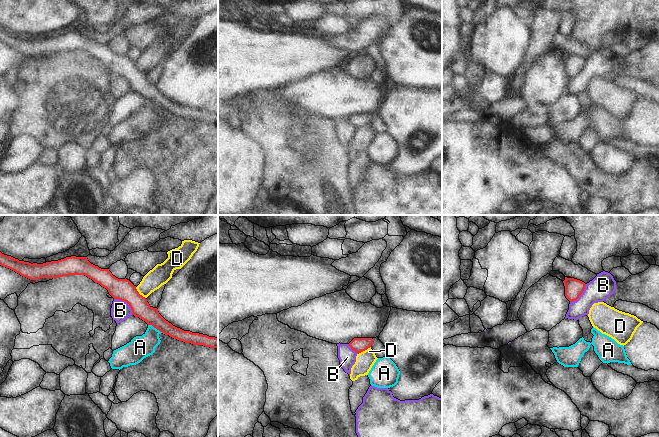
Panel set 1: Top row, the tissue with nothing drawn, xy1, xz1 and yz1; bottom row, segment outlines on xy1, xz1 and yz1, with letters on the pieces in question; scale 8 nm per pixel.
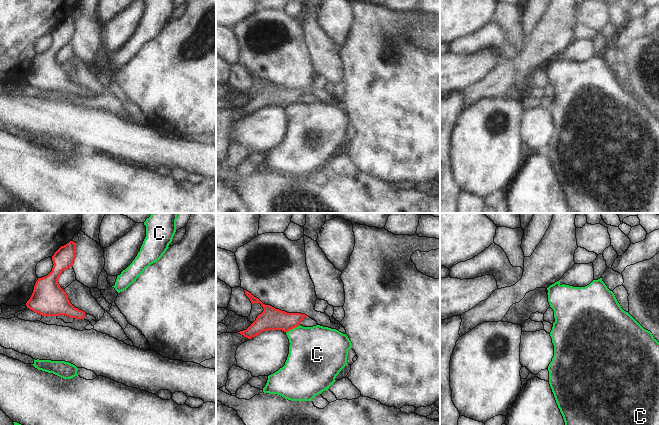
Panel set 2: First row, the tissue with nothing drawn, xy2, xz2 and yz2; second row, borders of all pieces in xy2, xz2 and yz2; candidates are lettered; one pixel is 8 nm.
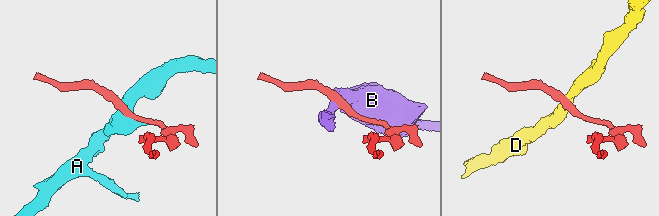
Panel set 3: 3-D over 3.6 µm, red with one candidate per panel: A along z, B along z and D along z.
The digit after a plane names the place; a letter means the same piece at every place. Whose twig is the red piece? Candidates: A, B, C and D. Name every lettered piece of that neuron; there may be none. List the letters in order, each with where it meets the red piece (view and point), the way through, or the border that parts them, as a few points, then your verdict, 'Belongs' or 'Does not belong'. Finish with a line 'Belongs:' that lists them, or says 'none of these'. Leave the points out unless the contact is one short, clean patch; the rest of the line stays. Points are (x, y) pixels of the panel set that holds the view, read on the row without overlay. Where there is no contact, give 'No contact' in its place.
A: Touches red at xy1 (156, 104). Does not belong
B: Touches red at xy1 (126, 77). Boundary: xy1 (114, 74), (124, 76), (132, 90). Does not belong
C: Touches red at xz2 (293, 103). Boundary: xz2 (300, 101), (286, 108). Does not belong
D: Touches red at xy1 (138, 69). Boundary: xy1 (135, 63), (145, 74). Does not belong
Belongs: none of these

